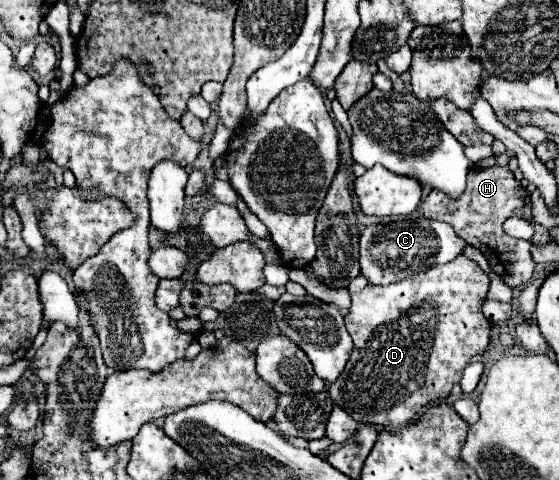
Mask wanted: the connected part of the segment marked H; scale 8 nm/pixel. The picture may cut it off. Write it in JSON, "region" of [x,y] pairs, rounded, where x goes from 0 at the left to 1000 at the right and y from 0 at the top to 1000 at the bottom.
{"region":[[[846,346],[835,367],[835,392],[825,404],[825,413],[803,417],[796,400],[771,400],[764,417],[753,421],[750,433],[760,454],[807,467],[818,492],[825,492],[835,508],[860,521],[860,529],[875,542],[878,563],[889,575],[896,575],[896,583],[911,600],[943,592],[950,583],[957,563],[957,546],[946,525],[950,504],[914,496],[896,475],[911,450],[932,450],[950,458],[950,408],[907,346],[882,346],[882,350]]]}

